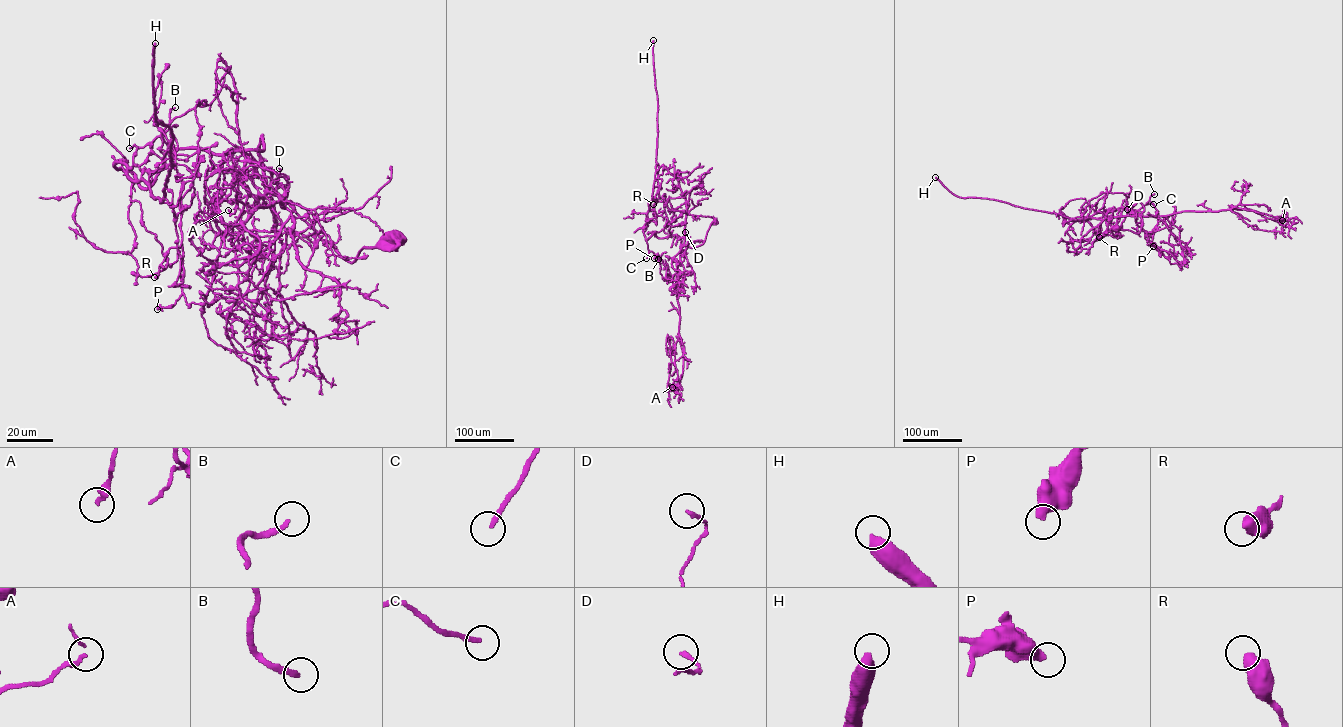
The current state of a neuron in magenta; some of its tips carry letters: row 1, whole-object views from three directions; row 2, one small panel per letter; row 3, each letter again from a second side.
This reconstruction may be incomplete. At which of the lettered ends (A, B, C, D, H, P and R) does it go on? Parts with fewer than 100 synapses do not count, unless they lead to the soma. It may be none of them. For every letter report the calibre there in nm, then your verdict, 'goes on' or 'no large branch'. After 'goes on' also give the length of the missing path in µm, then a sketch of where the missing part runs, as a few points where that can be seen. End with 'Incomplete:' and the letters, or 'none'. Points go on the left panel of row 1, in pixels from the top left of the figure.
A: 190 nm | no large branch
B: 240 nm | goes on | 130 µm | (175, 107), (178, 73), (175, 114), (180, 127), (177, 133), (184, 170), (175, 203), (159, 233), (157, 254)
C: 200 nm | no large branch
D: 160 nm | no large branch
H: 480 nm | goes on | 400 µm
P: 500 nm | no large branch
R: 550 nm | no large branch
Incomplete: B, H

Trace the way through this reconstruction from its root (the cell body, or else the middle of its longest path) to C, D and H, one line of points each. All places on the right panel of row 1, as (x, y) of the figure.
C: (1117, 227), (1138, 233), (1144, 207), (1139, 201), (1130, 205), (1132, 214), (1153, 204)
D: (1117, 227), (1137, 233), (1140, 231), (1142, 219), (1127, 209)
H: (1117, 227), (1138, 233), (1143, 205), (1131, 205), (1132, 214), (1119, 208), (1069, 218), (959, 197), (935, 177)

